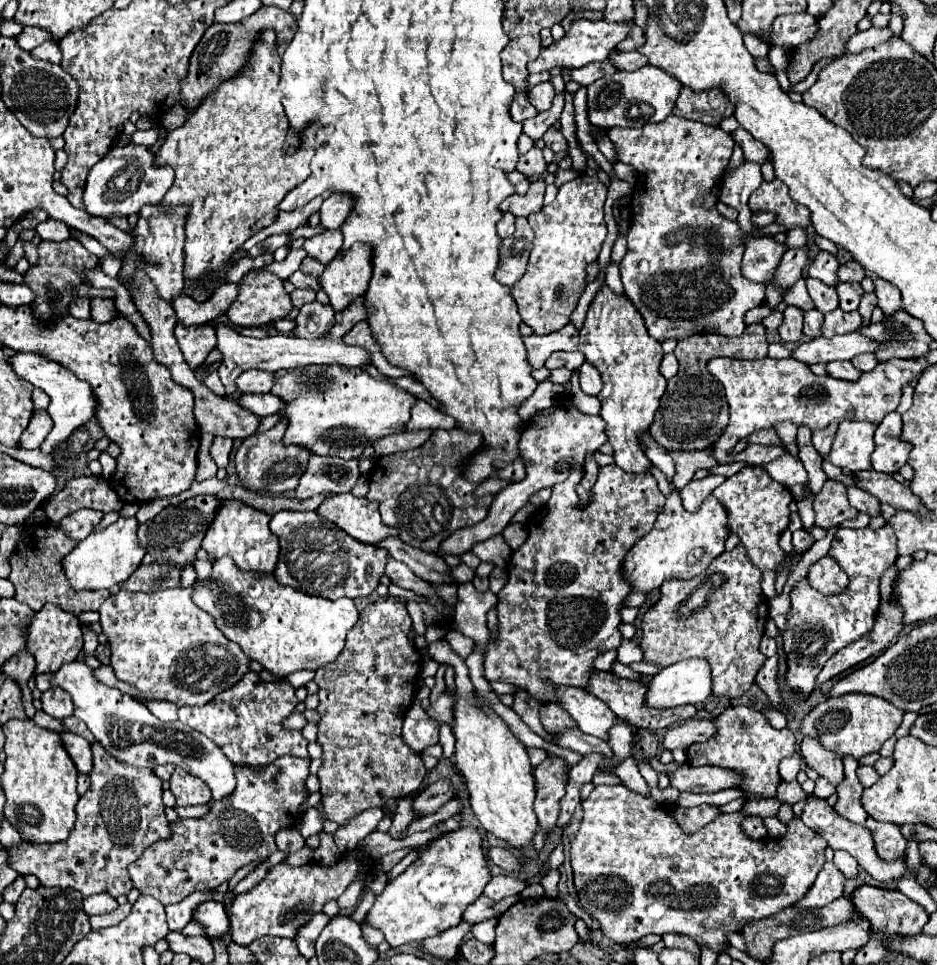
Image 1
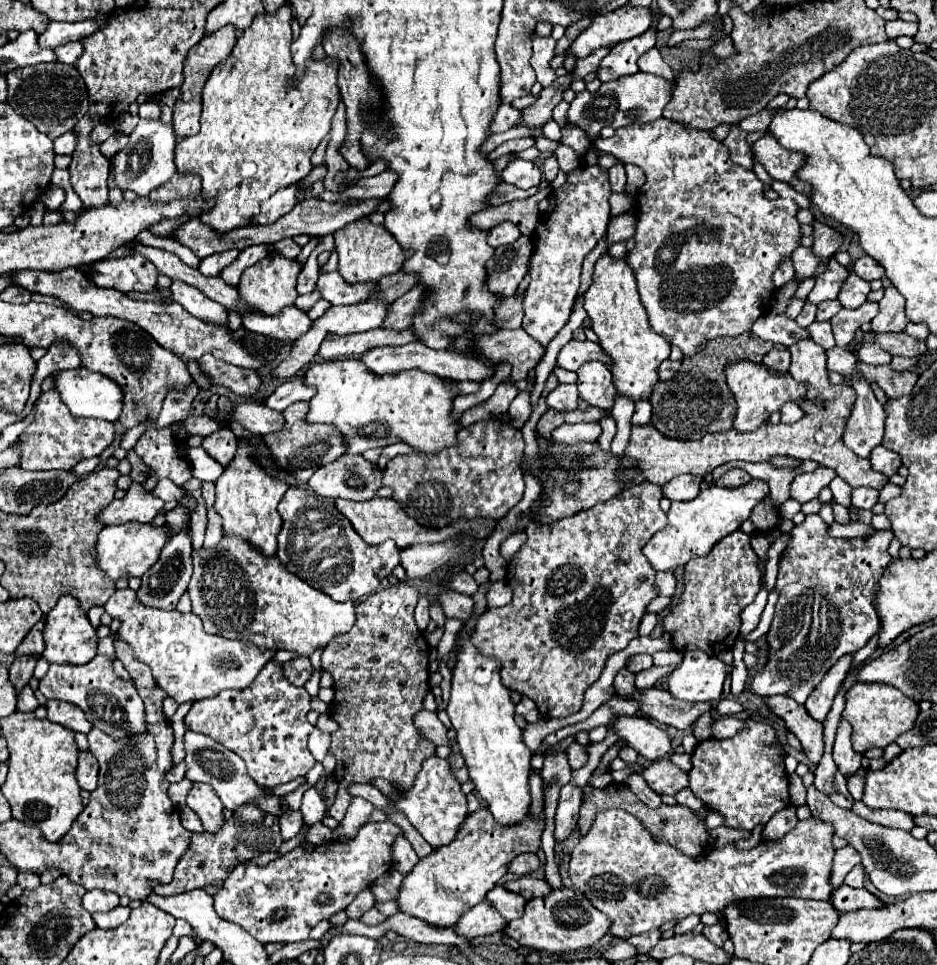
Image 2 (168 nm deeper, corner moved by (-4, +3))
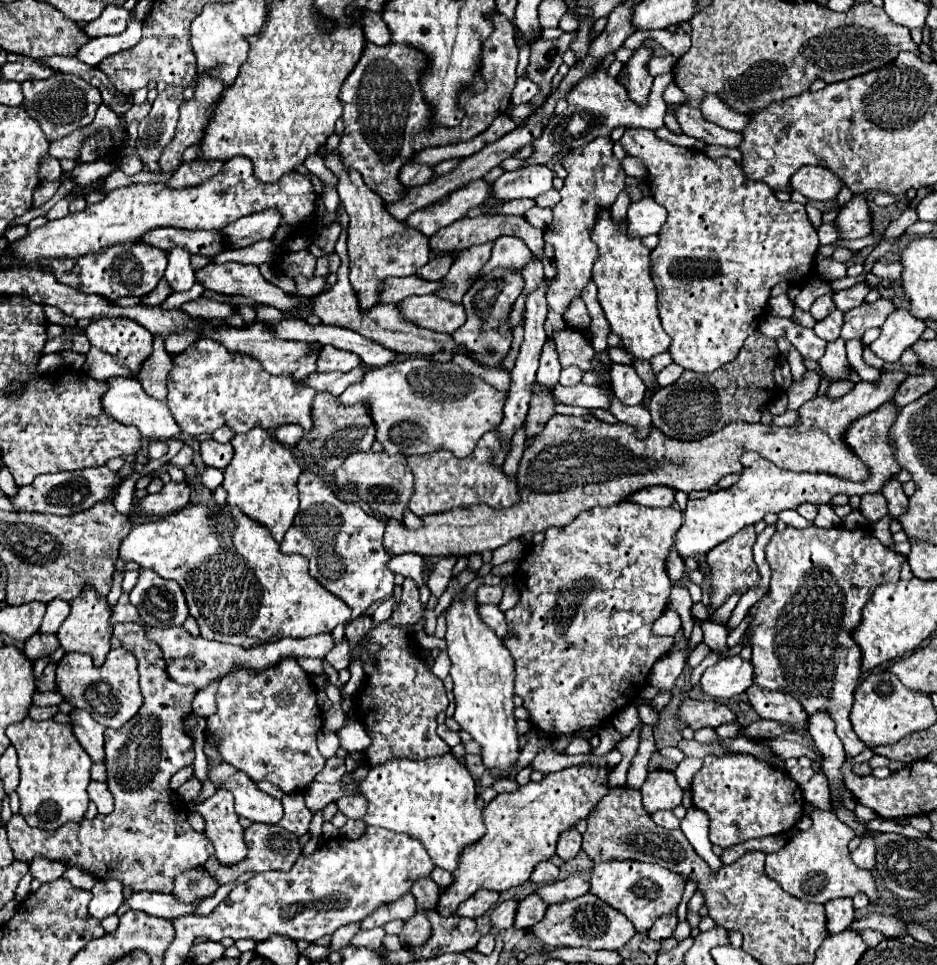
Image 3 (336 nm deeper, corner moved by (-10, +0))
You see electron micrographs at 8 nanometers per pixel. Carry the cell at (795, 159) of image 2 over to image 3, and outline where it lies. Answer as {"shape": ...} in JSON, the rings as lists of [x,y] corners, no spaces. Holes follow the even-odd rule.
{"shape":[[[804,166],[792,176],[790,186],[808,200],[826,202],[836,198],[838,190],[842,188],[842,180],[838,180],[838,176],[824,166]]]}

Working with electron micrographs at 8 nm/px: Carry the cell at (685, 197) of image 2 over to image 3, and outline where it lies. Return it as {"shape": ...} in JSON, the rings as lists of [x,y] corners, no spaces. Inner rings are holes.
{"shape":[[[628,128],[624,132],[624,136],[620,138],[620,144],[624,146],[626,154],[632,158],[640,158],[648,170],[648,188],[652,192],[652,198],[664,206],[668,210],[668,218],[664,222],[664,226],[658,232],[658,246],[650,252],[650,274],[652,274],[652,282],[656,286],[658,292],[658,310],[660,310],[660,320],[662,320],[662,328],[666,330],[666,334],[672,338],[672,348],[668,350],[674,358],[676,364],[680,364],[686,370],[694,370],[694,372],[714,372],[716,368],[720,368],[722,364],[734,360],[744,344],[744,340],[756,332],[760,320],[766,314],[768,308],[768,300],[770,300],[770,290],[774,284],[788,280],[788,282],[796,282],[800,278],[798,272],[806,272],[806,276],[810,274],[810,270],[814,270],[814,256],[816,250],[820,246],[818,242],[818,234],[804,210],[802,204],[798,202],[782,202],[774,196],[772,188],[768,188],[768,184],[764,182],[756,182],[756,180],[748,180],[744,178],[744,172],[740,168],[740,164],[732,158],[710,158],[708,154],[700,152],[700,150],[692,150],[692,148],[682,148],[682,146],[674,146],[668,144],[666,140],[660,140],[656,136],[656,132],[652,130],[644,130],[644,128]]]}

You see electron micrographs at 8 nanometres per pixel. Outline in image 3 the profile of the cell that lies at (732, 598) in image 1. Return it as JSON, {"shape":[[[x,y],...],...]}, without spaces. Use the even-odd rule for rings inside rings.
{"shape":[[[754,526],[742,528],[736,536],[728,538],[724,544],[718,544],[716,548],[712,548],[712,552],[706,554],[706,566],[708,566],[708,578],[712,582],[712,590],[710,590],[710,604],[714,608],[722,606],[732,594],[736,592],[748,592],[750,588],[756,588],[760,582],[760,574],[758,568],[754,564],[754,554],[752,554],[752,546],[756,544],[756,532]]]}

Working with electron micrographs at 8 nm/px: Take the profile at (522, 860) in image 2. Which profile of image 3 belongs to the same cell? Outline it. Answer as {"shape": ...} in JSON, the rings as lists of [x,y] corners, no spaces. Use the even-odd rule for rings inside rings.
{"shape":[[[544,860],[534,868],[530,880],[538,882],[538,884],[546,884],[546,882],[554,882],[556,878],[558,878],[558,866],[552,864],[550,860]]]}

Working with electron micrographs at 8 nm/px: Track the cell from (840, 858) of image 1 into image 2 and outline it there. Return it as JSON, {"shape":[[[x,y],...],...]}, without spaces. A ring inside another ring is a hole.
{"shape":[[[856,865],[856,867],[846,875],[844,885],[854,887],[854,889],[860,889],[860,887],[864,887],[864,879],[866,879],[866,871],[864,871],[864,867],[862,867],[862,865]]]}

